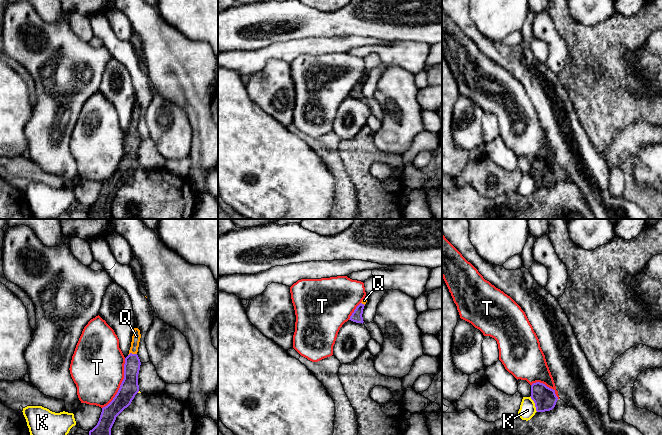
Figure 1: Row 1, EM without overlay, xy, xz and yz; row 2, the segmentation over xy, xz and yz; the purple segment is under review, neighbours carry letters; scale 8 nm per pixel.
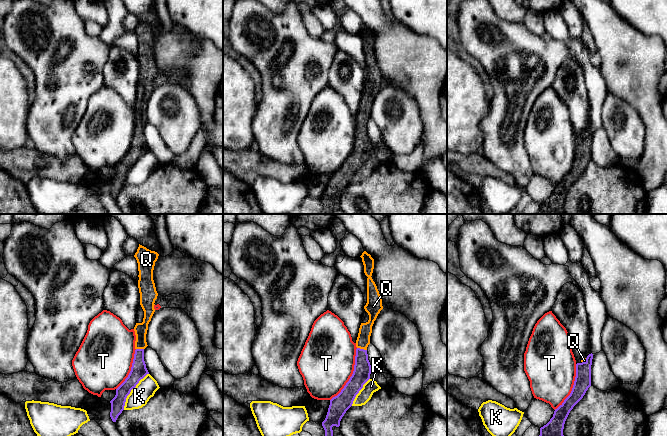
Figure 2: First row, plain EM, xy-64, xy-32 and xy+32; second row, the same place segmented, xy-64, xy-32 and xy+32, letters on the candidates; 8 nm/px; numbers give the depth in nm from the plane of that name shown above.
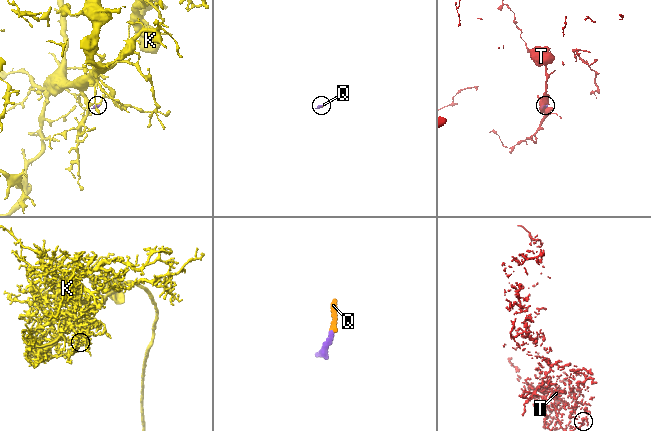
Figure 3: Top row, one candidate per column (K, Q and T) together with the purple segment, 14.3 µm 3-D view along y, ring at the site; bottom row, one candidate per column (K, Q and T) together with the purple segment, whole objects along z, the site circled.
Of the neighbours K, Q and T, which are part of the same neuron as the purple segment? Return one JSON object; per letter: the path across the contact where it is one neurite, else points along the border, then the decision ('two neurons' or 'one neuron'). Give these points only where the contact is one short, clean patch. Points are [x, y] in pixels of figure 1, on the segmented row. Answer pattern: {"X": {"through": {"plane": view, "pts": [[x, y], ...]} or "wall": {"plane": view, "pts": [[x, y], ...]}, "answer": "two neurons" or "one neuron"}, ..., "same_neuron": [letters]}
{"K": {"wall": {"plane": "yz", "pts": [[530, 396], [537, 411]]}, "answer": "two neurons"}, "Q": {"through": {"plane": "xy", "pts": [[132, 364], [131, 353], [134, 349], [136, 336]]}, "answer": "one neuron"}, "T": {"answer": "two neurons"}, "same_neuron": ["Q"]}

